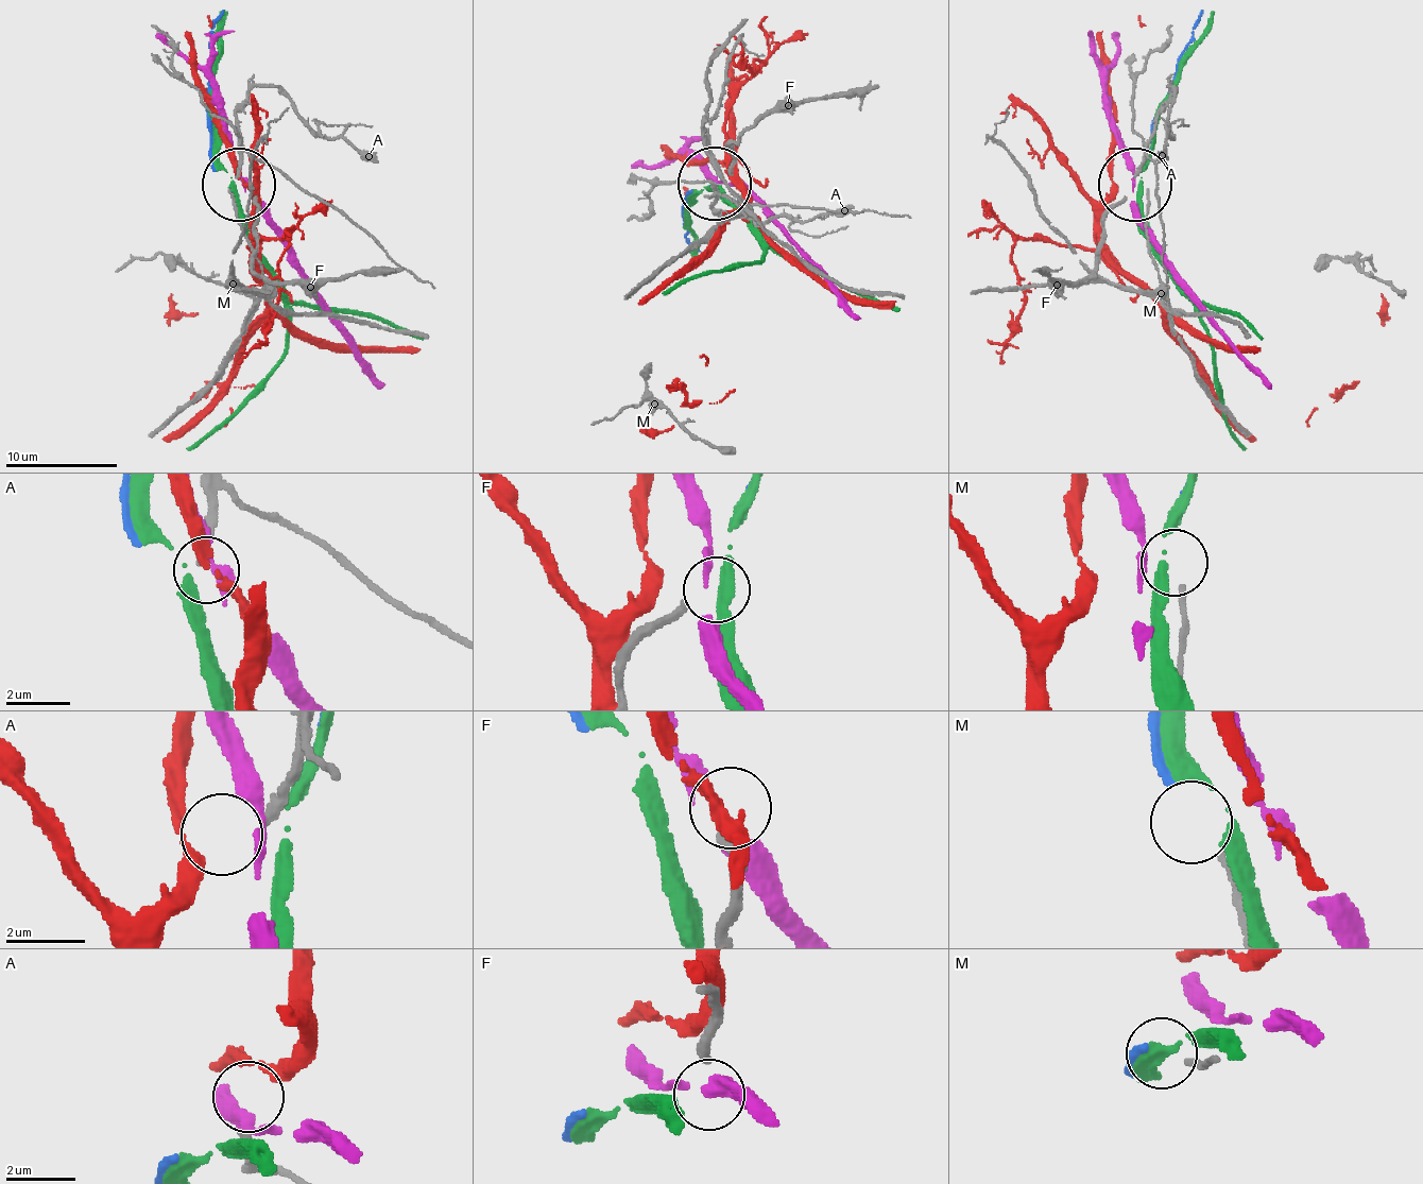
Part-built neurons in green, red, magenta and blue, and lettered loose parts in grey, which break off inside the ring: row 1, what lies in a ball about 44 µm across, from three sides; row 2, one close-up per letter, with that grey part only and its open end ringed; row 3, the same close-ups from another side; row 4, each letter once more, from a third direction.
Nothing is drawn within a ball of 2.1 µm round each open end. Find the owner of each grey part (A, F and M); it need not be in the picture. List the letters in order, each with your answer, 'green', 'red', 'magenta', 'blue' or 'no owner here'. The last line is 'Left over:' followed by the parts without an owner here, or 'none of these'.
A: red
F: no owner here
M: blue
Left over: F

